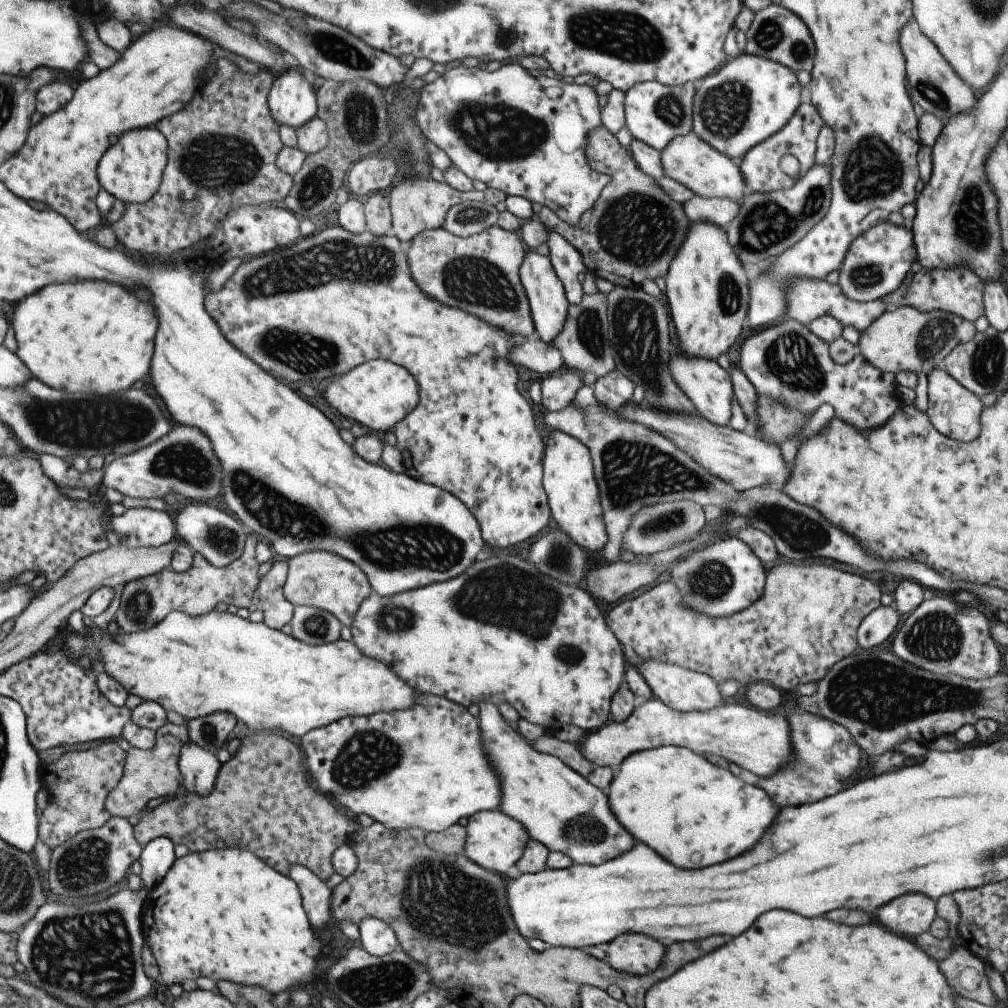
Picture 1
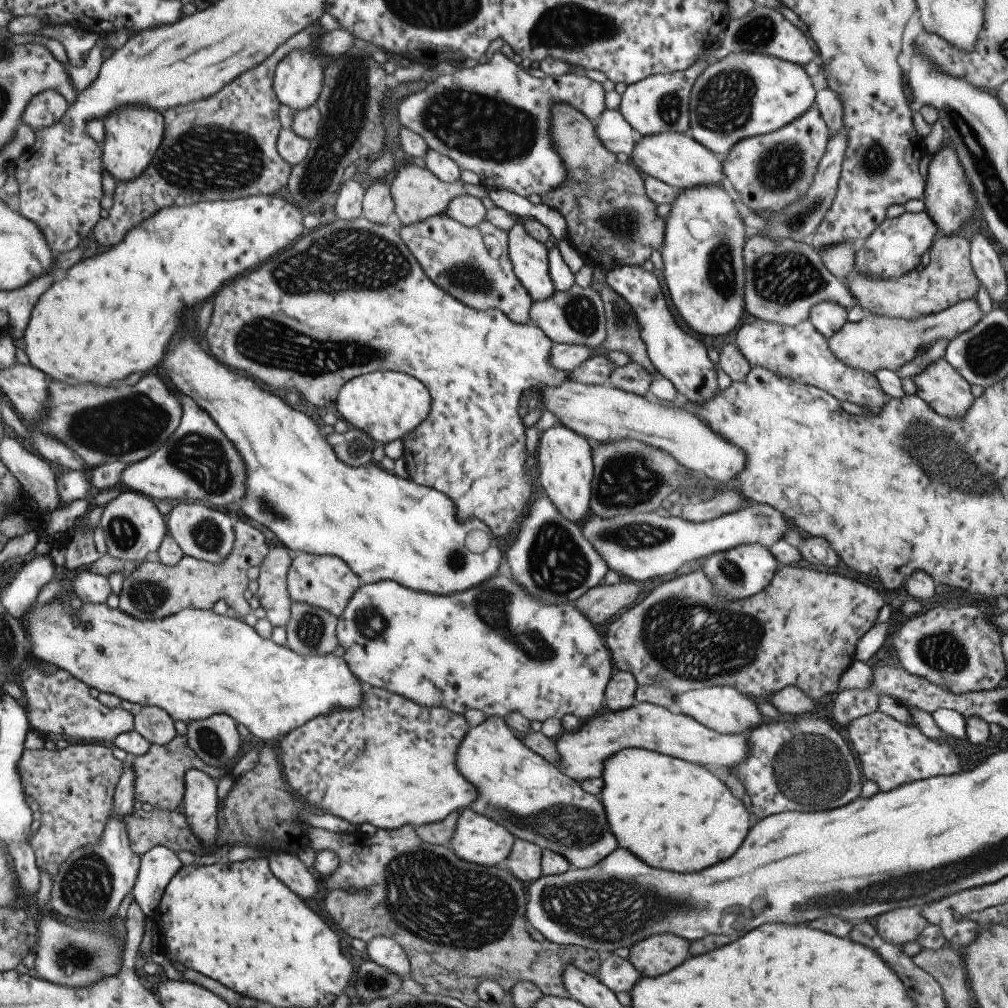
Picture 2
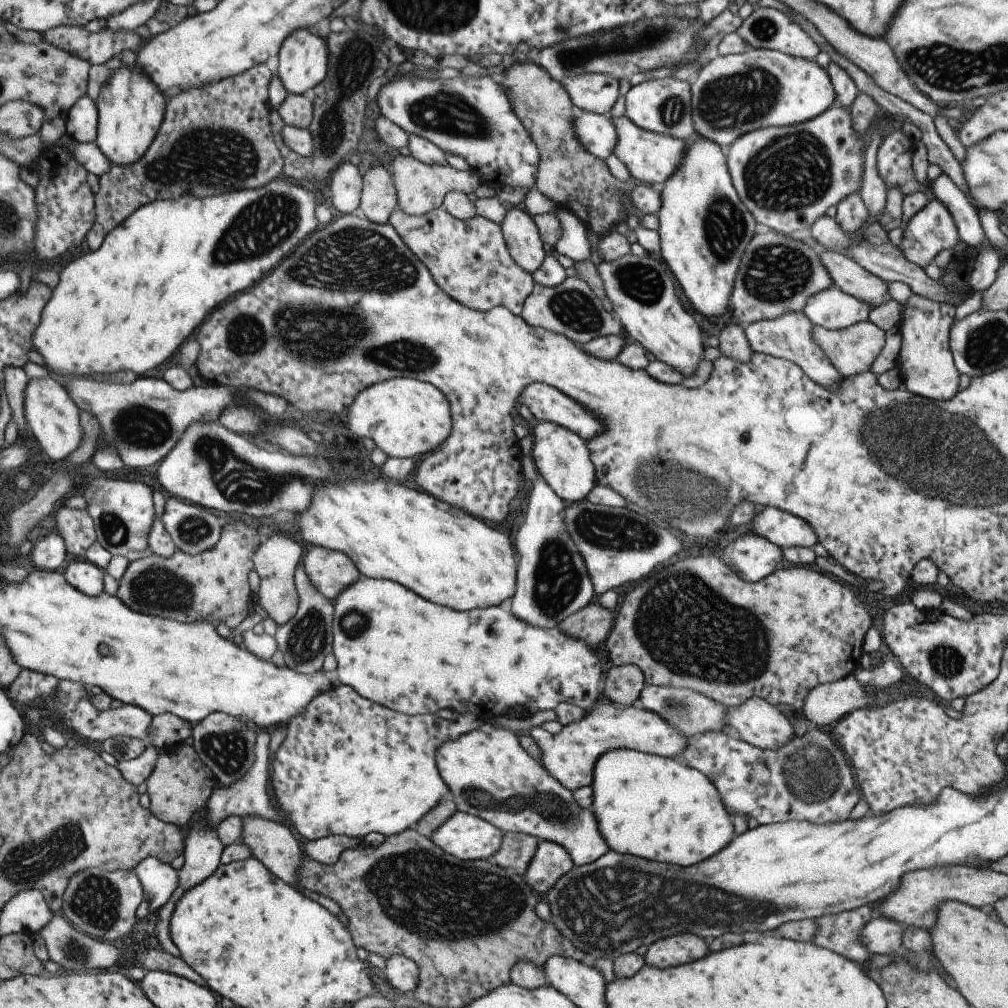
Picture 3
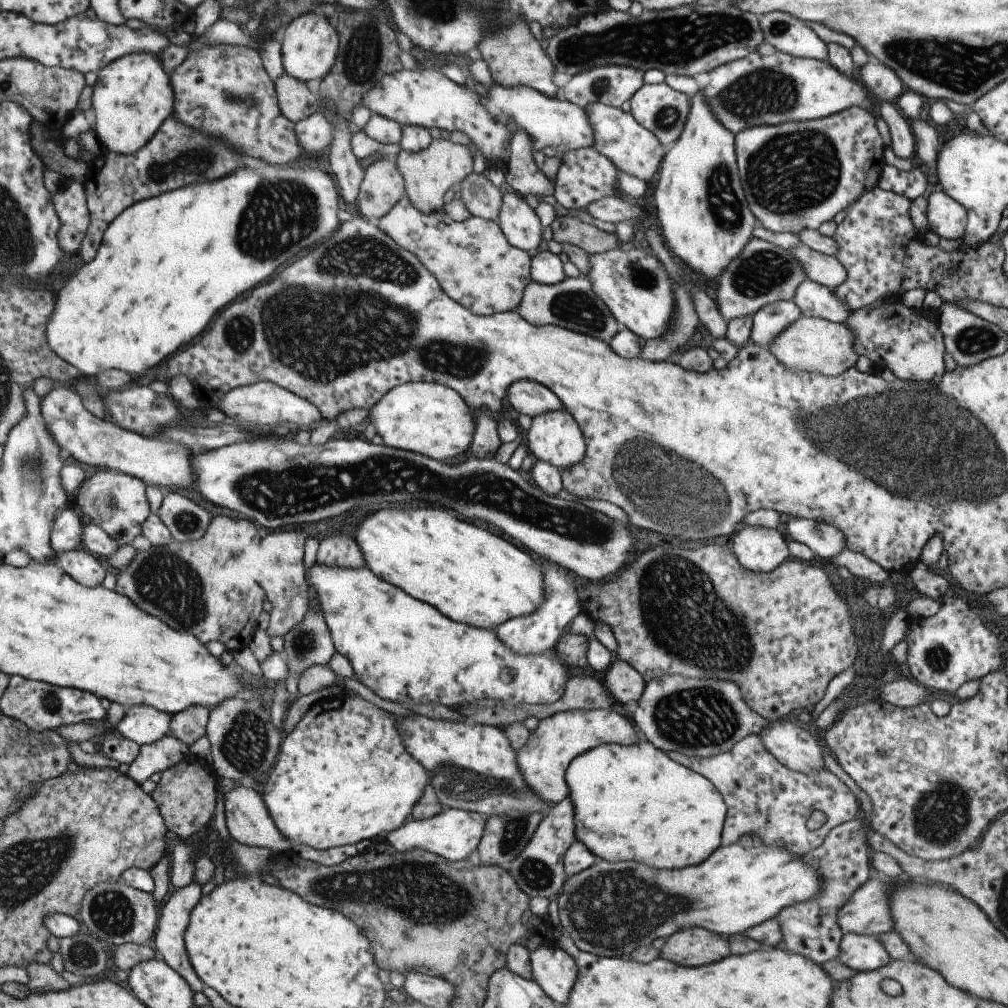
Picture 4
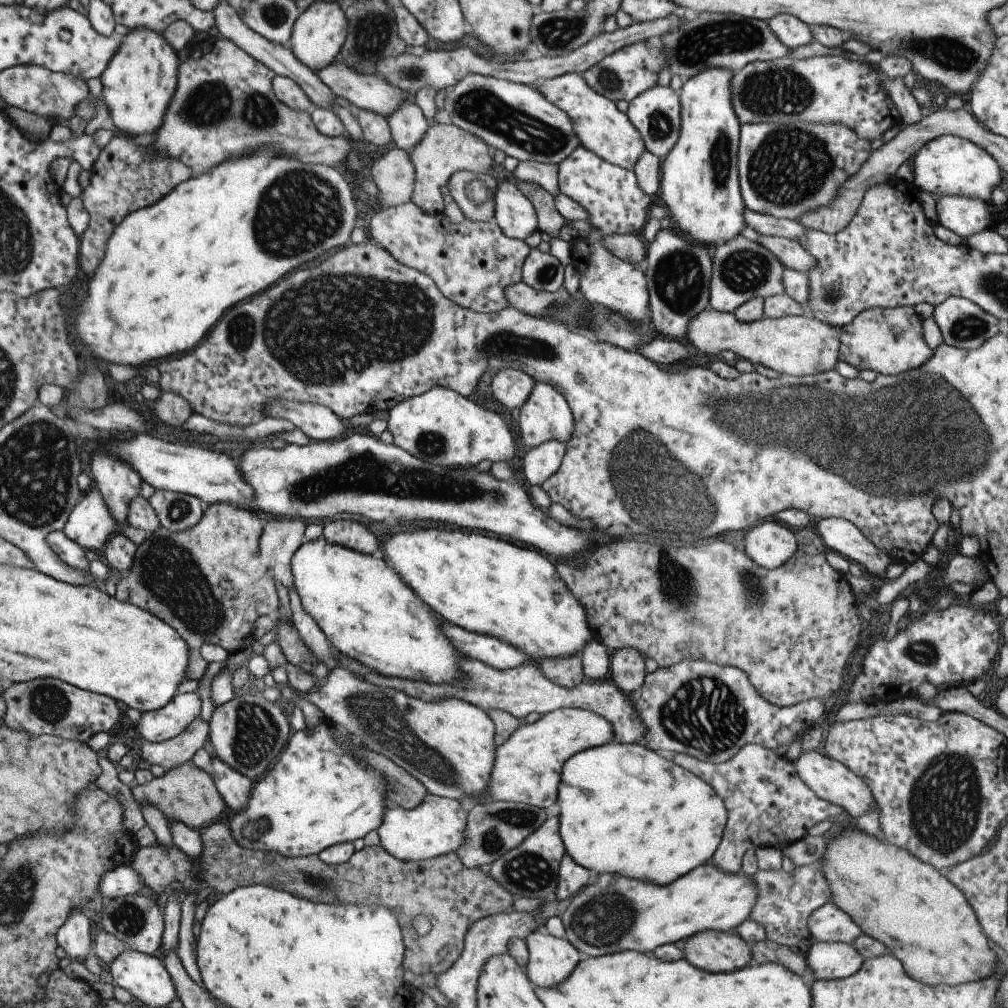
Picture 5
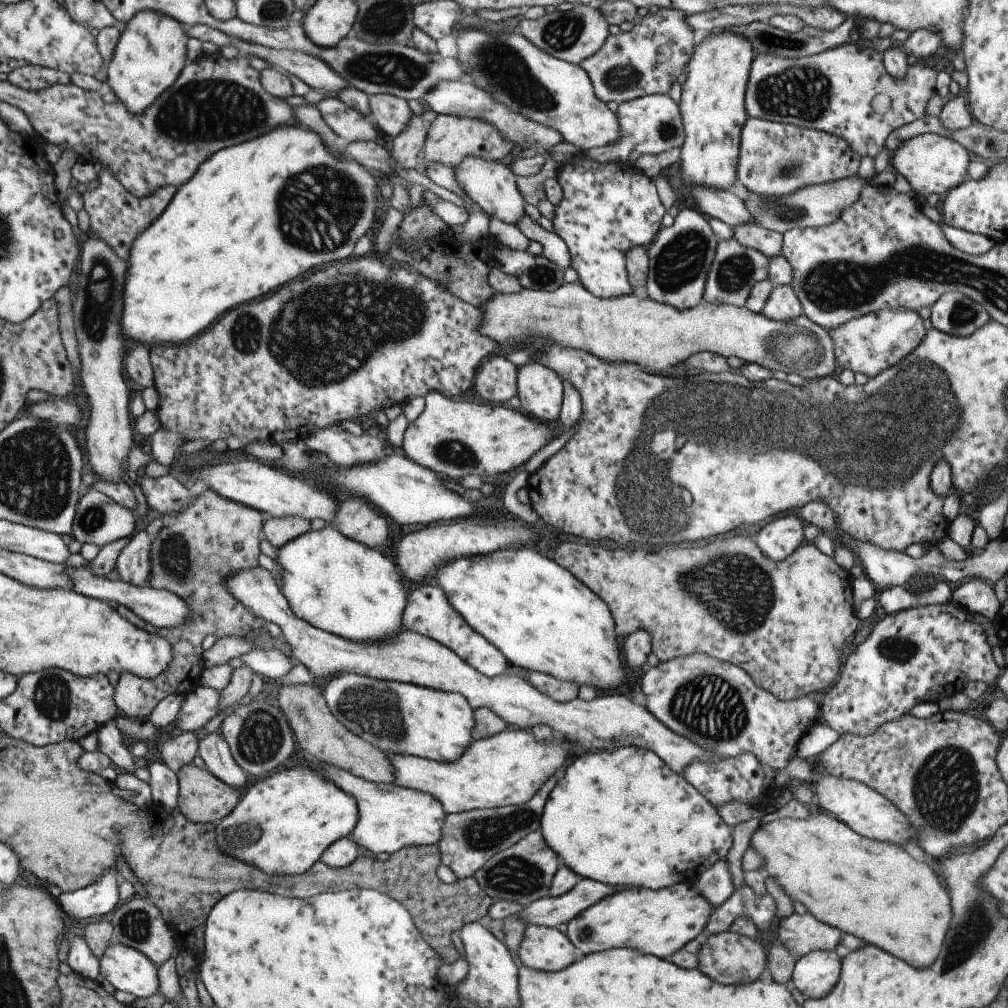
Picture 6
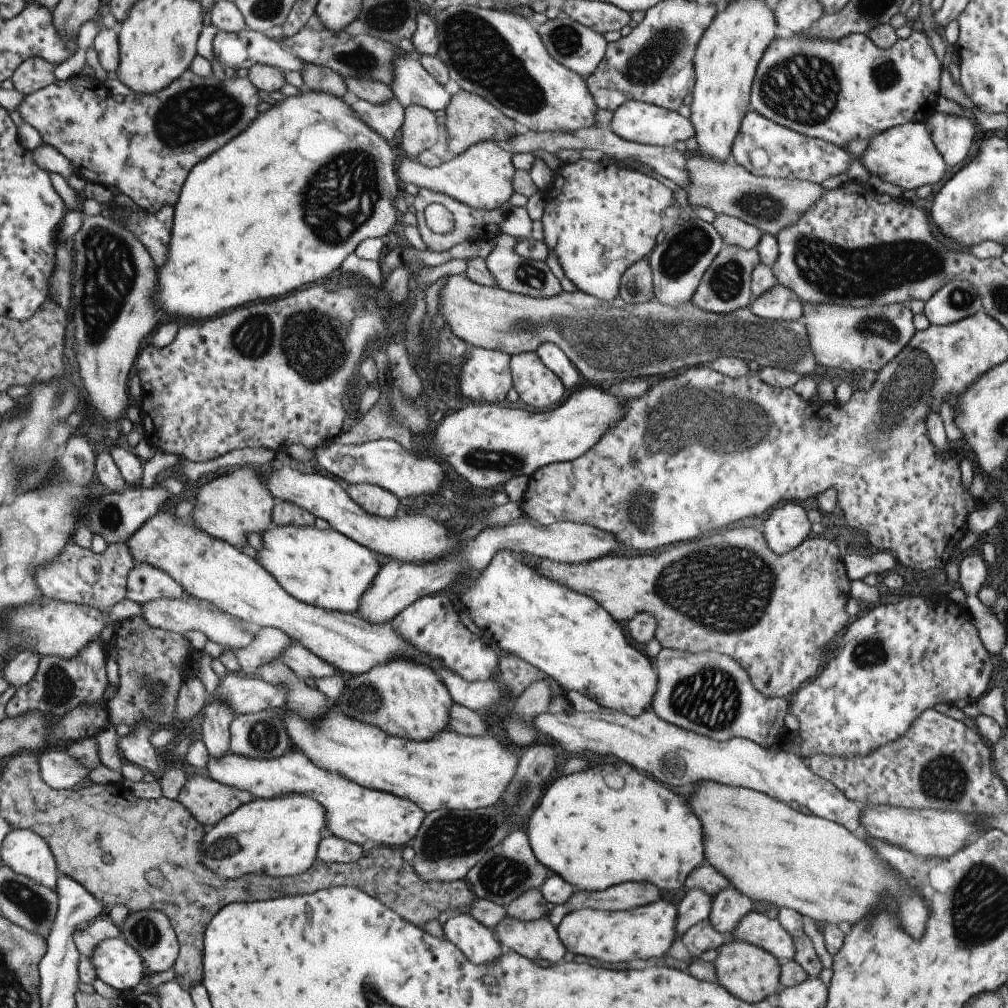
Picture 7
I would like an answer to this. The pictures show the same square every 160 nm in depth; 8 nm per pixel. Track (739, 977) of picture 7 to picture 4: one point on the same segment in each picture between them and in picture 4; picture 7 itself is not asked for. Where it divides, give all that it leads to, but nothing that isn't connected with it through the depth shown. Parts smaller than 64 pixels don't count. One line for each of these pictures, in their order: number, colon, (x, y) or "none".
4: (694, 946)
5: (715, 951)
6: (728, 958)

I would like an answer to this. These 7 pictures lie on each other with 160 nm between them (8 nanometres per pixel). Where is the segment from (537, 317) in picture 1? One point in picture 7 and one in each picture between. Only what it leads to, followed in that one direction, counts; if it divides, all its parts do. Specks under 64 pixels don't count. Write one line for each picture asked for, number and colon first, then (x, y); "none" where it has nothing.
2: (528, 258)
3: (521, 237)
4: (519, 224)
5: (514, 214)
6: (491, 185)
7: (481, 176)

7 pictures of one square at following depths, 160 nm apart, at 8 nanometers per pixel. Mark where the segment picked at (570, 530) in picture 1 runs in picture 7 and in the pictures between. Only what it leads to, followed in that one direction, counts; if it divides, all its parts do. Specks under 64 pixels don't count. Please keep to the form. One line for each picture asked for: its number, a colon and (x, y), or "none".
2: (564, 461)
3: (561, 457)
4: (553, 436)
5: (544, 416)
6: (539, 389)
7: (535, 385)

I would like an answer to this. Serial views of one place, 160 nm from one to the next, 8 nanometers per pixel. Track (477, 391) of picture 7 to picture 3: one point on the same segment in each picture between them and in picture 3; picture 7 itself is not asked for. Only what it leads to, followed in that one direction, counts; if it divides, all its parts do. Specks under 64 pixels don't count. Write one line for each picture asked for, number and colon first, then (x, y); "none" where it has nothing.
3: (545, 403)
4: (528, 397)
5: (510, 387)
6: (495, 378)

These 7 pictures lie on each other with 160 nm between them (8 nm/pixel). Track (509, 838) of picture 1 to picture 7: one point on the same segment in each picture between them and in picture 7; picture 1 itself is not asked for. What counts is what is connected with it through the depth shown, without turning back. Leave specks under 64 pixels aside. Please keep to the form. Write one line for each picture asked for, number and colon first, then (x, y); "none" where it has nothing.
2: (476, 839)
3: (466, 837)
4: (453, 834)
5: (434, 827)
6: (389, 817)
7: (353, 813)

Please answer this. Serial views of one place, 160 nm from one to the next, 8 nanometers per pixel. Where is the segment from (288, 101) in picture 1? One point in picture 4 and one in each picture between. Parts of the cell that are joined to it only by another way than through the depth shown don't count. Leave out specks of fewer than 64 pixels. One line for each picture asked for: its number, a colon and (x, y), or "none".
2: (297, 80)
3: (302, 60)
4: (308, 43)

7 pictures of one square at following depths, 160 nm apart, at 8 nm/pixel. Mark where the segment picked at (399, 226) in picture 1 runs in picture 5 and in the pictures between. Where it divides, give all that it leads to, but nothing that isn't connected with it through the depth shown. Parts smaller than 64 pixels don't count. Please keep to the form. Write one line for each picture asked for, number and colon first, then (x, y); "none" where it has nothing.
2: (416, 194)
3: (420, 188)
4: (428, 173)
5: (444, 149)

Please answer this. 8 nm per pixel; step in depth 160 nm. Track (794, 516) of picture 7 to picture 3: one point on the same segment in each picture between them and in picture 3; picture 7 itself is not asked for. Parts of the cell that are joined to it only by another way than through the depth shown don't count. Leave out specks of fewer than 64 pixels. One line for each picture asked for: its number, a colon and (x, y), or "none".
3: (752, 557)
4: (758, 549)
5: (770, 544)
6: (777, 540)

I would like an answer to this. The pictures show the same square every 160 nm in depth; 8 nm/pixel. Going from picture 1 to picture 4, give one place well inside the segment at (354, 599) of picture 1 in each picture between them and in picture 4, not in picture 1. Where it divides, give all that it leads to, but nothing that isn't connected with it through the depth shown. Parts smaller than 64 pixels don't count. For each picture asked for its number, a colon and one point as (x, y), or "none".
2: (323, 581)
3: (329, 570)
4: (341, 550)

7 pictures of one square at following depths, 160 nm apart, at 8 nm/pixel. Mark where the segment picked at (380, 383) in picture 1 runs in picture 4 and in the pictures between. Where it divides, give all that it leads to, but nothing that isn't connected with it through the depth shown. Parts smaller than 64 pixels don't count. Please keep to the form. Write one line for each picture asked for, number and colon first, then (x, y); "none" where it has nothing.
2: (385, 405)
3: (404, 417)
4: (430, 419)

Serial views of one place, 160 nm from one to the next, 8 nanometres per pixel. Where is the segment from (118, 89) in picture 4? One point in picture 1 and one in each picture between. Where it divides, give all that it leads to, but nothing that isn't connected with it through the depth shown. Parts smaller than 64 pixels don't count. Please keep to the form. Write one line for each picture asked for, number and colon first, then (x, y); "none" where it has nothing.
1: (130, 169)
2: (132, 134)
3: (129, 107)

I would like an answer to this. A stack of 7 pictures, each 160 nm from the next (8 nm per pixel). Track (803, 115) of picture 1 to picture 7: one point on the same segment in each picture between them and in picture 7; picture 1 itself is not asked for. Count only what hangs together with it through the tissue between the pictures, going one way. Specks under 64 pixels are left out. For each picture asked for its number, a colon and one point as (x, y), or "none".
2: (768, 171)
3: (786, 177)
4: (797, 174)
5: (784, 171)
6: (774, 159)
7: (763, 147)

